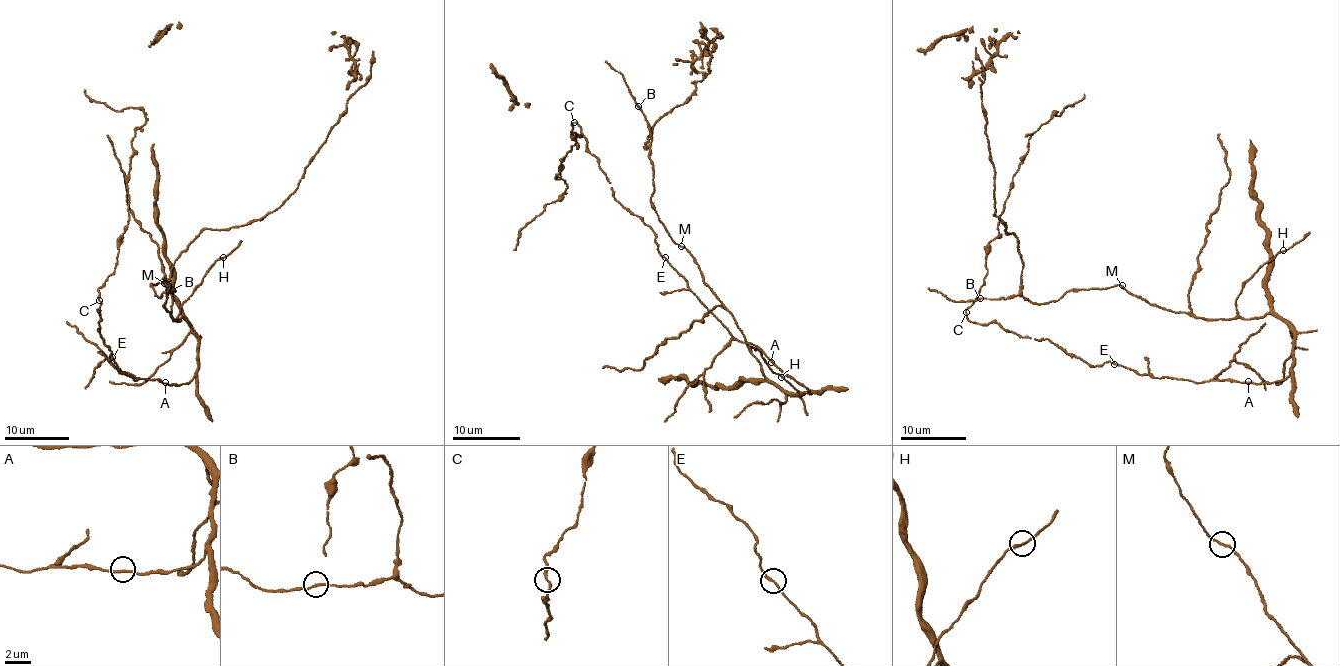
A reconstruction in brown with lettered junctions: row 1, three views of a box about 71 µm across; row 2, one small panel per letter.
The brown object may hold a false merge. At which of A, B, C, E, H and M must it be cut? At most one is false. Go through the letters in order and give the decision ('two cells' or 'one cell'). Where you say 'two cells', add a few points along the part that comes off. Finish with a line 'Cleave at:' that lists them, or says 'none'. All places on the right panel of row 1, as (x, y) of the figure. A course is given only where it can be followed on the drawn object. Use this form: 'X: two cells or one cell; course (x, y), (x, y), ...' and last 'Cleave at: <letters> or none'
A: one cell
B: one cell
C: two cells; course (966, 313), (984, 281), (986, 248), (998, 235), (1011, 178), (1027, 144), (1054, 111), (1060, 115), (1084, 93)
E: one cell
H: one cell
M: one cell
Cleave at: C

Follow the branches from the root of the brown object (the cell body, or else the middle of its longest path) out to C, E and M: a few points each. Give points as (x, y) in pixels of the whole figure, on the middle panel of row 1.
C: (807, 390), (756, 346), (738, 341), (690, 290), (658, 252), (652, 229), (614, 197), (573, 123)
E: (807, 390), (781, 372), (756, 346), (738, 341), (665, 257)
M: (807, 390), (788, 393), (763, 373), (733, 315), (703, 281), (692, 254), (681, 246)

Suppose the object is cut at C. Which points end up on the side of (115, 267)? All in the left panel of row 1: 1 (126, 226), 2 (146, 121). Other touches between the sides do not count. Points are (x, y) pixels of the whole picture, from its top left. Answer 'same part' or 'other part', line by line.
1: same part
2: same part

